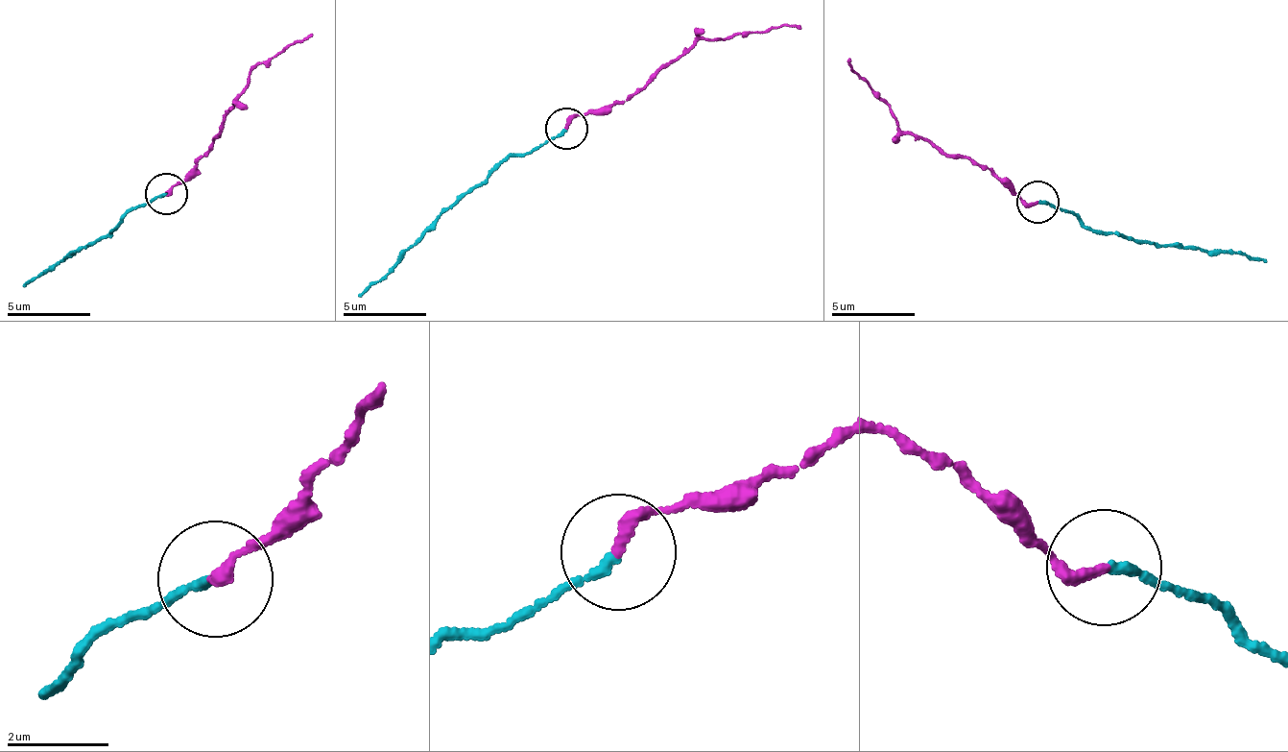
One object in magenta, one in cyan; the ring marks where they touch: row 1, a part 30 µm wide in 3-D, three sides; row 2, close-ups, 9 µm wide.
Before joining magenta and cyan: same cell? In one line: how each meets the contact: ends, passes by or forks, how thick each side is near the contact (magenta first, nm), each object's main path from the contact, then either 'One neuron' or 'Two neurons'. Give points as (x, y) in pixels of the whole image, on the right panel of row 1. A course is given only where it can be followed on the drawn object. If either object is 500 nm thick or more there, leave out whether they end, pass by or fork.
At the ring magenta ends. At the ring cyan ends. Thickness 240 nm (magenta) against 170 nm. Course of magenta: (1038, 203), (1023, 202), (989, 171), (900, 129), (876, 94), (850, 70), (850, 59). Course of cyan: (1040, 204), (1077, 218), (1090, 229), (1138, 241), (1267, 260). Two neurons

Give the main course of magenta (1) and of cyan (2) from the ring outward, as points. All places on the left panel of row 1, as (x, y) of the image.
1: (168, 195), (170, 189), (192, 181), (200, 157), (259, 60), (302, 42), (312, 35)
2: (164, 196), (127, 209), (119, 223), (87, 241), (25, 286)

